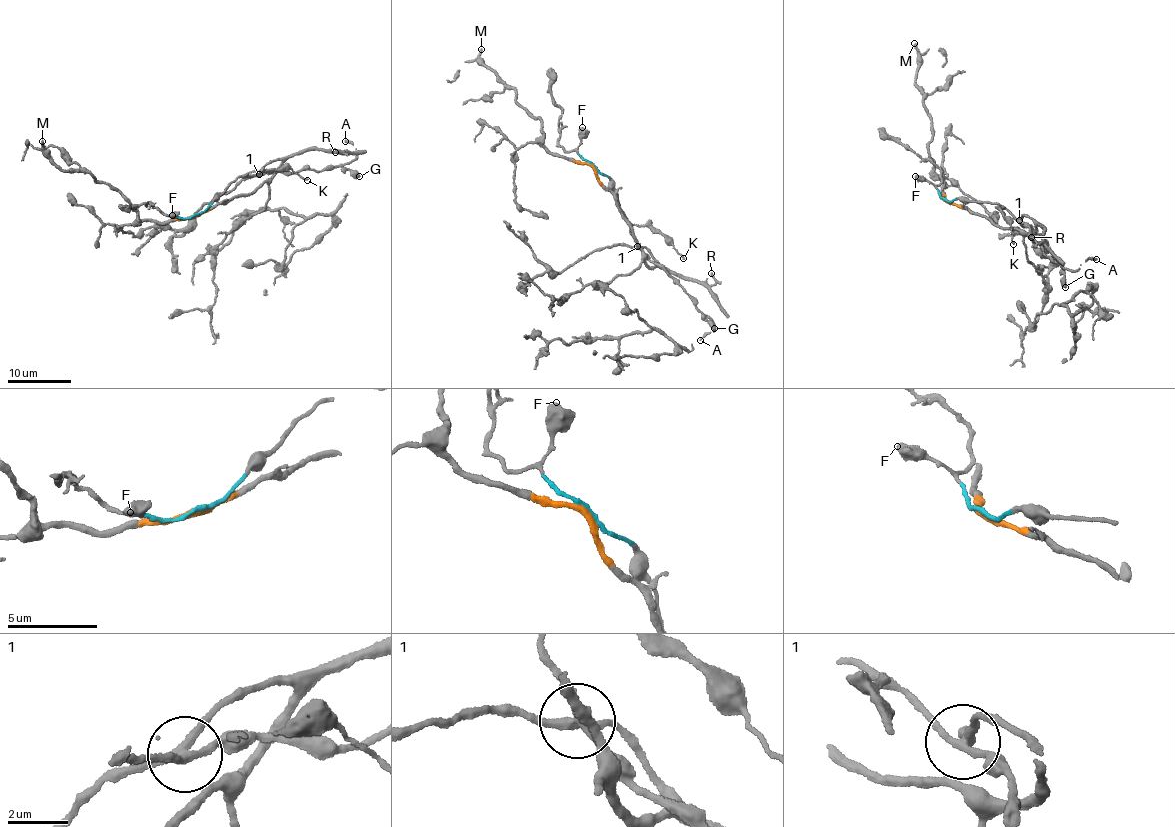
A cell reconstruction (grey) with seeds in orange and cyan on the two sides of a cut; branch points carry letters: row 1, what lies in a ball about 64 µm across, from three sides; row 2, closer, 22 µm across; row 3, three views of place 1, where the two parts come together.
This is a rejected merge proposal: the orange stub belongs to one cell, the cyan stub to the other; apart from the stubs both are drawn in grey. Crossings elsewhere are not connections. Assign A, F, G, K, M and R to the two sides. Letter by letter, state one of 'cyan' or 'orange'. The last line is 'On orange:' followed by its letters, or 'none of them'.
A: cyan
F: cyan
G: cyan
K: cyan
M: orange
R: orange
On orange: M, R

